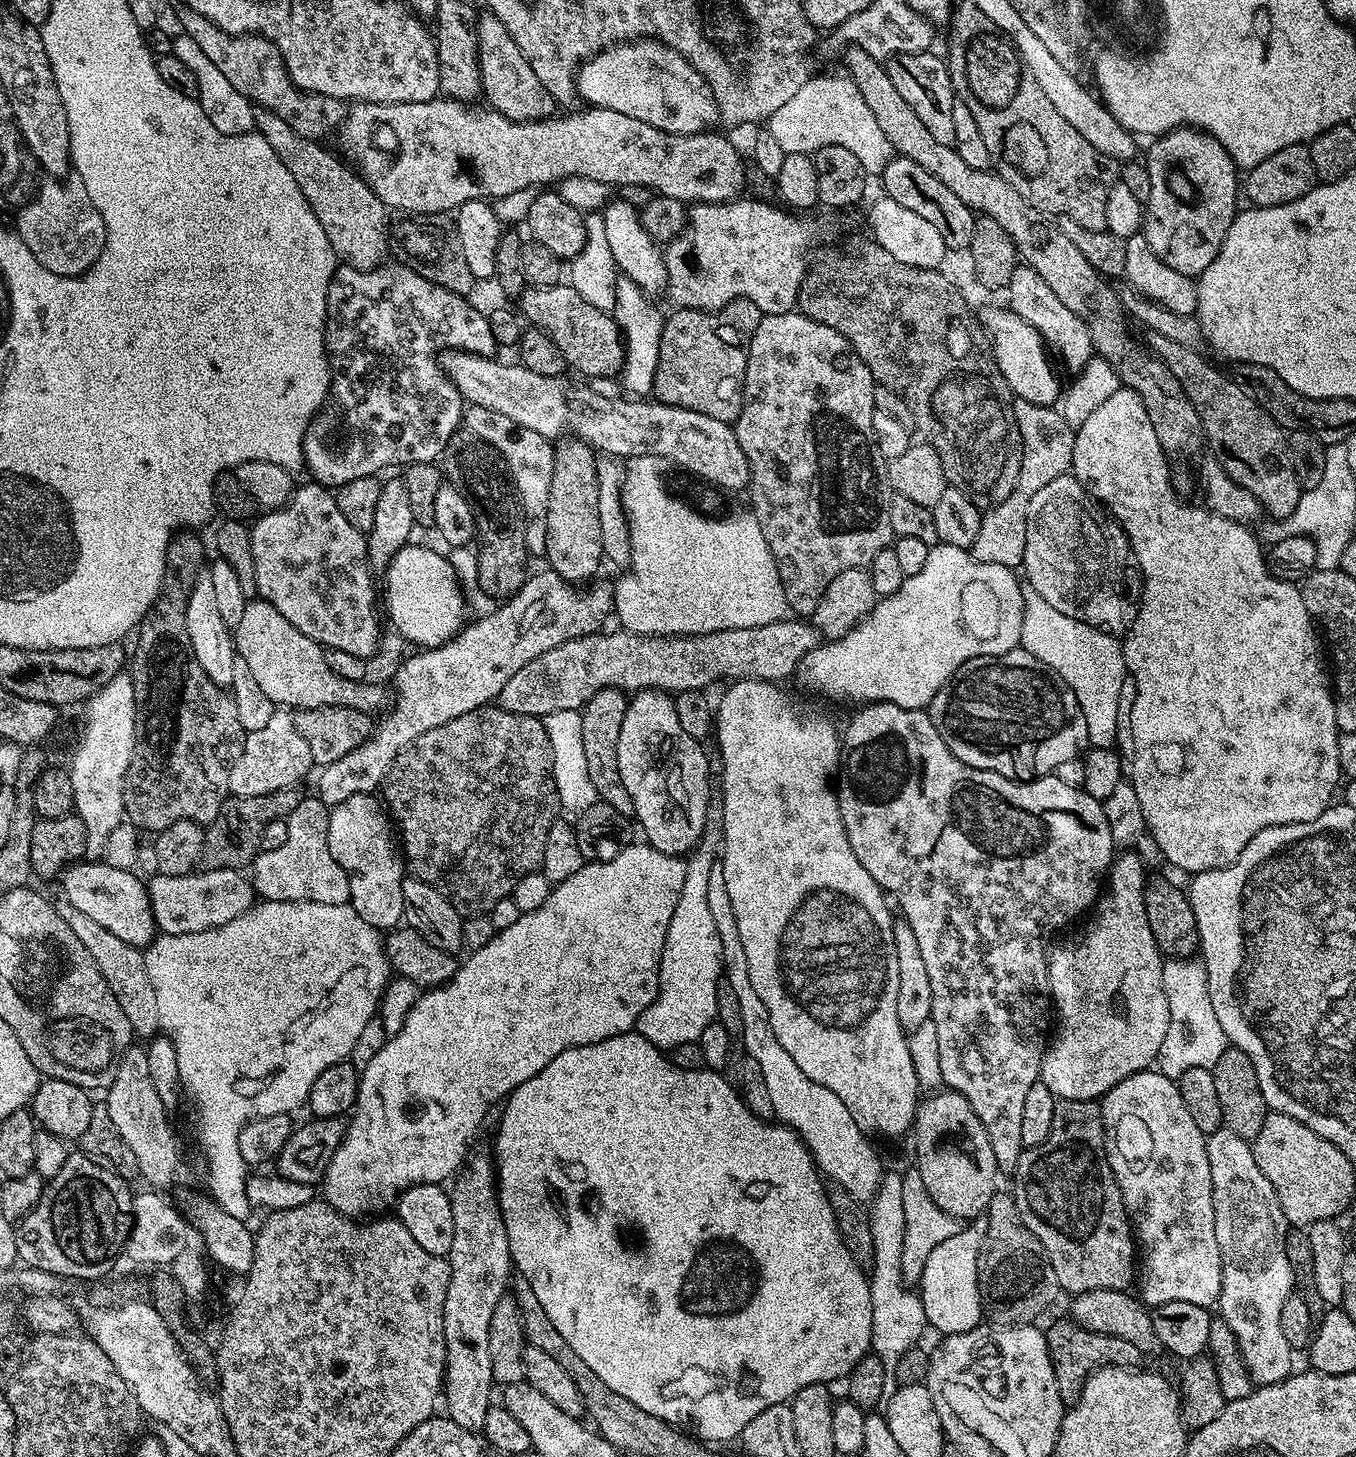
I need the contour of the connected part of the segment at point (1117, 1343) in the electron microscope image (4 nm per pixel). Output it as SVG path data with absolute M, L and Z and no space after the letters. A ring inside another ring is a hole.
M1071 1318L1056 1320L1046 1328L1048 1353L1054 1366L1054 1378L1058 1386L1058 1394L1064 1399L1065 1405L1071 1406L1078 1402L1080 1391L1093 1372L1099 1368L1131 1368L1139 1369L1146 1360L1146 1355L1133 1342L1126 1342L1121 1337L1110 1334L1091 1333L1082 1329Z

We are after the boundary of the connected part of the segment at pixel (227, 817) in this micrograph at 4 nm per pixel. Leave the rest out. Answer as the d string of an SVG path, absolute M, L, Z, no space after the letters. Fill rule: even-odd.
M293 786L257 796L229 795L218 818L214 823L207 825L200 864L207 870L247 869L260 852L262 830L266 830L270 822L285 819L292 813L294 806L298 806L298 802L302 799L300 790L299 787Z

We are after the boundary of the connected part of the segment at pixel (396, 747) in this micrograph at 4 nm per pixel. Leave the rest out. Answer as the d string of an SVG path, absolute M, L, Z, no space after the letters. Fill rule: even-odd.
M542 570L534 576L529 575L519 591L503 601L502 606L497 605L490 612L477 617L473 623L467 623L456 636L442 646L415 651L414 655L401 664L396 672L394 706L389 707L379 717L370 739L362 742L362 746L350 750L350 754L338 758L338 762L323 765L319 769L318 798L323 804L335 806L358 794L375 793L383 785L390 766L394 766L394 758L398 758L400 751L410 746L414 738L426 734L426 730L434 730L434 726L442 726L442 722L450 722L462 714L470 714L470 710L491 705L499 697L502 686L506 686L506 682L510 682L510 678L514 678L514 674L518 674L518 670L527 662L533 661L564 641L595 635L601 629L601 623L608 616L611 617L615 609L615 589L610 582L608 584L595 581L588 586L590 588L580 589L577 585L569 584L554 570Z

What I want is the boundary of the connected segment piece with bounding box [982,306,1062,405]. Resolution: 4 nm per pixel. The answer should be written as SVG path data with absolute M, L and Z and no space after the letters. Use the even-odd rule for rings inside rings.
M1007 306L985 311L982 323L992 342L992 353L998 362L998 370L1002 370L1008 387L1012 389L1013 397L1035 404L1055 405L1059 396L1061 399L1062 388L1060 392L1060 380L1048 361L1049 349L1038 330L1034 330L1030 322L1018 318L1018 314L1014 314Z

